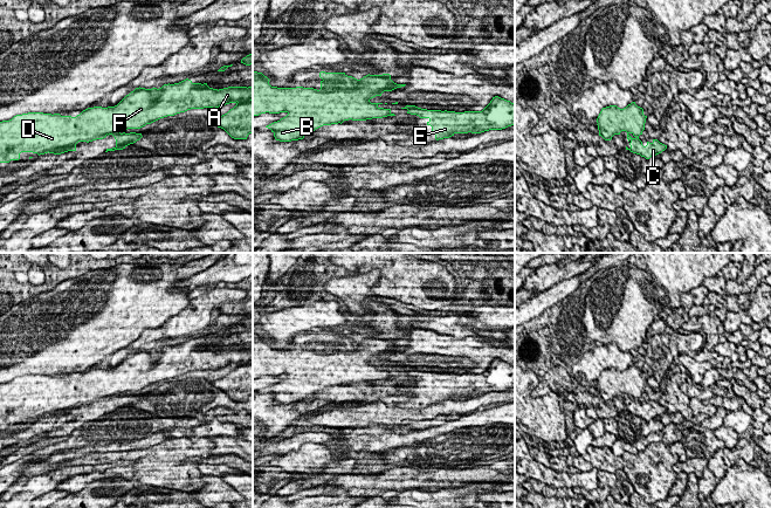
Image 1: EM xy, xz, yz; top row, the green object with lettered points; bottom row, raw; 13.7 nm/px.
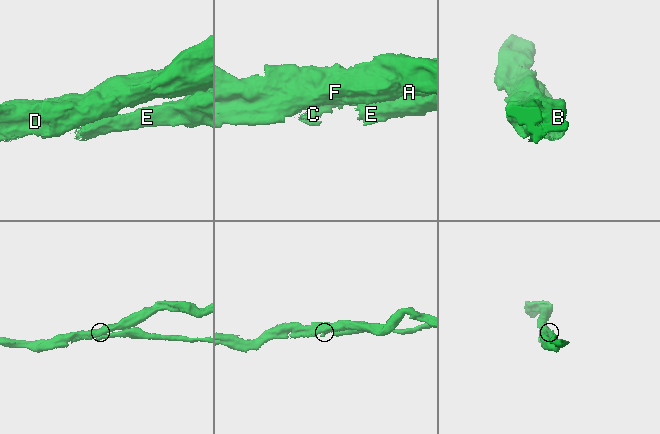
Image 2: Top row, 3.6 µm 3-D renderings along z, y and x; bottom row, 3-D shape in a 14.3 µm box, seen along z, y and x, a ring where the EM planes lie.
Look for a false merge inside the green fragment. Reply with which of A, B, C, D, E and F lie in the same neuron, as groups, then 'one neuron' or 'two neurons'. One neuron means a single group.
A B D F / C E; two neurons

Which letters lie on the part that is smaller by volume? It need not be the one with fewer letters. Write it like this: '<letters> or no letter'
C, E

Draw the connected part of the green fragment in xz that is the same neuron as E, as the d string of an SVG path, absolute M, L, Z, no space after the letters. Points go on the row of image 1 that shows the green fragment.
M498 96L493 97L482 111L427 110L415 105L401 109L407 109L407 114L420 118L428 118L427 125L432 126L428 135L434 135L436 140L449 138L455 133L481 133L515 125L515 103Z

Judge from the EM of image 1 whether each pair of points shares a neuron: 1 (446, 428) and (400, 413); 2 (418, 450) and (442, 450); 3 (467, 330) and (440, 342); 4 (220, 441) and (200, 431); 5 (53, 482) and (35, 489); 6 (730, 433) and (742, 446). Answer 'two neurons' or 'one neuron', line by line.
1: two neurons
2: one neuron
3: two neurons
4: two neurons
5: one neuron
6: two neurons

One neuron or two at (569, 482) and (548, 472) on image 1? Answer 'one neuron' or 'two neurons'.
one neuron

